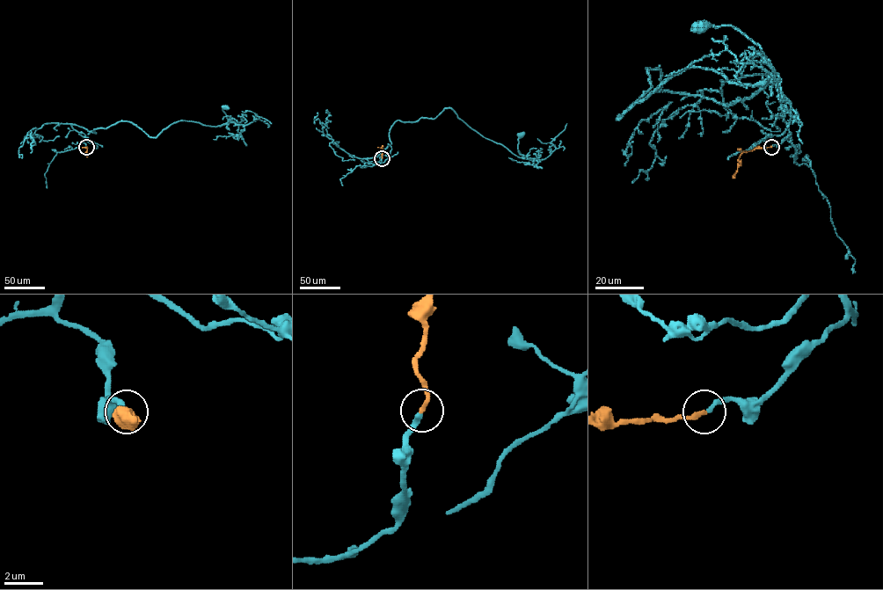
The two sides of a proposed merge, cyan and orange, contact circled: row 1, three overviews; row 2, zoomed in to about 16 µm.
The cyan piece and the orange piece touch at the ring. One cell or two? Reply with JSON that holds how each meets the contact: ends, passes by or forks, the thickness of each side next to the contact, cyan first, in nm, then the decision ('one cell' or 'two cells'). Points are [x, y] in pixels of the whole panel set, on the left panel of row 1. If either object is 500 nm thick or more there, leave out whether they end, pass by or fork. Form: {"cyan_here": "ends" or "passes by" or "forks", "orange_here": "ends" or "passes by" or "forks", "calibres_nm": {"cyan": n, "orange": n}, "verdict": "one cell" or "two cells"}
{"cyan_here": "ends", "orange_here": "ends", "calibres_nm": {"cyan": 240, "orange": 240}, "verdict": "one cell"}

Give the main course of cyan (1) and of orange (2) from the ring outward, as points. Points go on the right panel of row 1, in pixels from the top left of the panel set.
1: (772, 146), (772, 77), (726, 105), (647, 69), (618, 119), (690, 67), (772, 73), (699, 26)
2: (772, 146), (744, 151), (733, 178)

